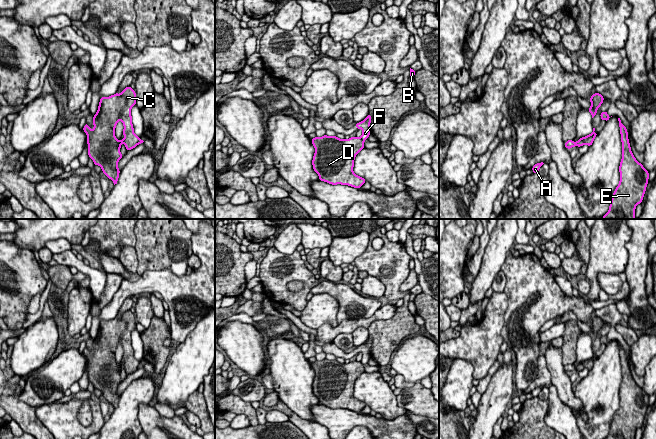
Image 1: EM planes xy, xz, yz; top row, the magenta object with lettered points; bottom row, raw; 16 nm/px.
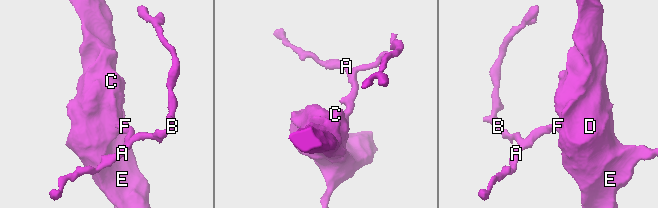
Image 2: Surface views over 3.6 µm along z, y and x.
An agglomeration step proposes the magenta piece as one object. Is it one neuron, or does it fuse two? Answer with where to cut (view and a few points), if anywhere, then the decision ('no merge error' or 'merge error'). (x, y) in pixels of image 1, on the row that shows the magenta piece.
cut yz (581, 138), (584, 143); merge error

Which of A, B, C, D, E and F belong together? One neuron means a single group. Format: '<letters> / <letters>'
A B F / C D E

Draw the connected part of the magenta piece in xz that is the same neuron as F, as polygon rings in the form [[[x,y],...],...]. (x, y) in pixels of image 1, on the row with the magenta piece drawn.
[[[368,114],[368,116],[361,122],[358,122],[355,127],[357,129],[362,129],[362,135],[361,135],[361,139],[364,141],[364,140],[367,140],[369,135],[370,135],[370,123],[371,123],[371,115]]]

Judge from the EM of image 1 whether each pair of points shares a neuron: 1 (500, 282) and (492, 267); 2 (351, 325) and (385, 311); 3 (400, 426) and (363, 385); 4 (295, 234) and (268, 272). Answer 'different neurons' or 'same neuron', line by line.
1: different neurons
2: same neuron
3: different neurons
4: different neurons

